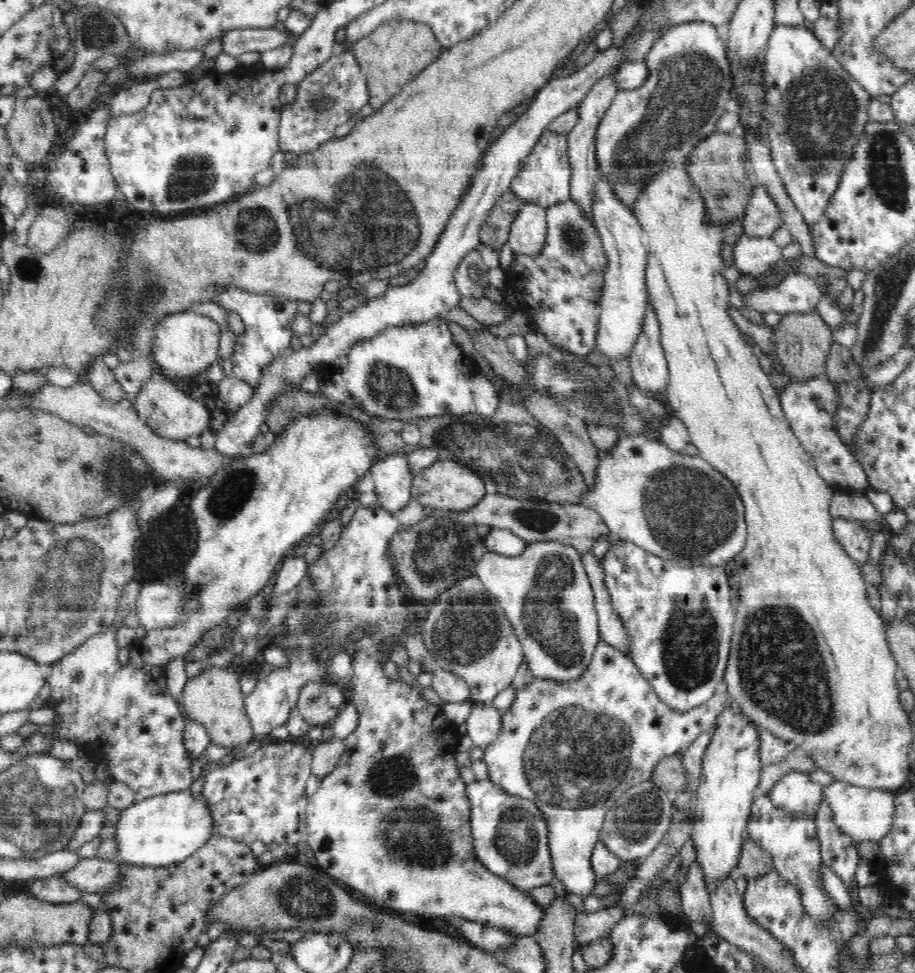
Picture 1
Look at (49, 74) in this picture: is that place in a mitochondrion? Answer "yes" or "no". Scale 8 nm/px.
no

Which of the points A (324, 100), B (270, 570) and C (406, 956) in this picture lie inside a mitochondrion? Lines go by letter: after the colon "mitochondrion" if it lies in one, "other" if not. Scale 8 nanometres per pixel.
A: mitochondrion
B: other
C: mitochondrion

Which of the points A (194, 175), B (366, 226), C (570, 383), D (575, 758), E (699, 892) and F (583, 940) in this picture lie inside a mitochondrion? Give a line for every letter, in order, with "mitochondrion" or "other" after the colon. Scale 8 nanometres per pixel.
A: mitochondrion
B: mitochondrion
C: other
D: mitochondrion
E: other
F: other

